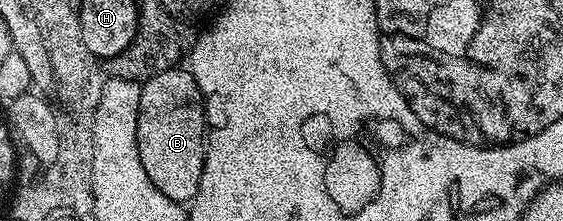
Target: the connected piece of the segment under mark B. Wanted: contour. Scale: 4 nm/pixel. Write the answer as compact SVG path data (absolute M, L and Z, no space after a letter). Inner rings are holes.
M175 68L152 76L147 82L141 83L140 108L136 120L136 140L140 152L140 164L144 164L144 172L148 172L148 180L168 196L168 200L189 204L200 188L200 176L204 172L206 159L206 107L204 96L191 76L189 69Z

